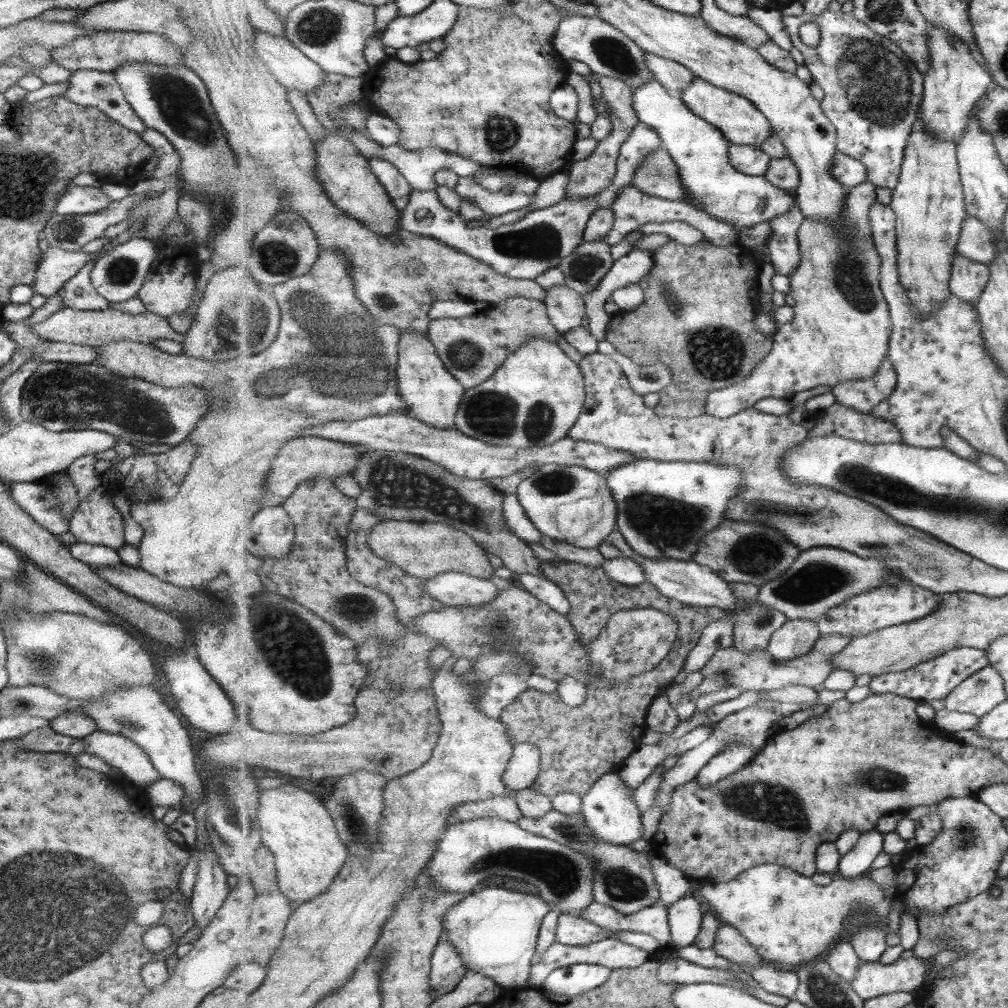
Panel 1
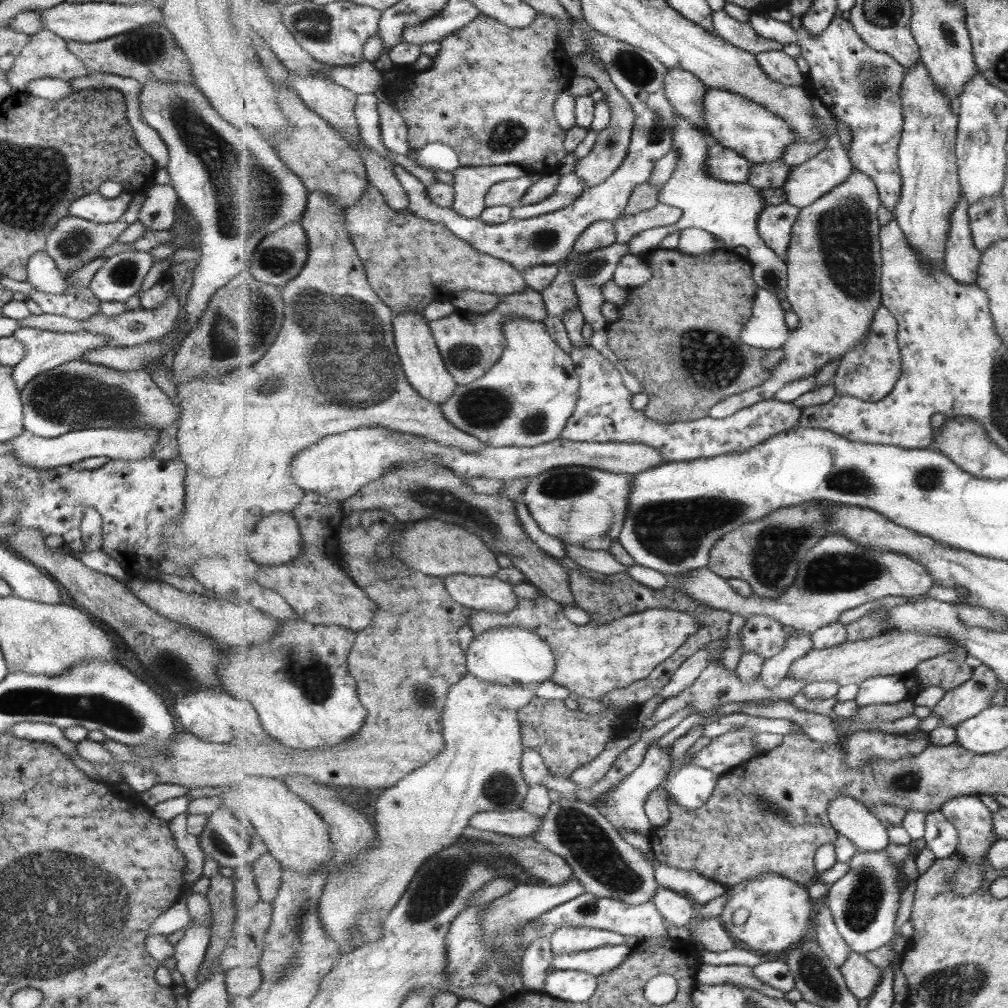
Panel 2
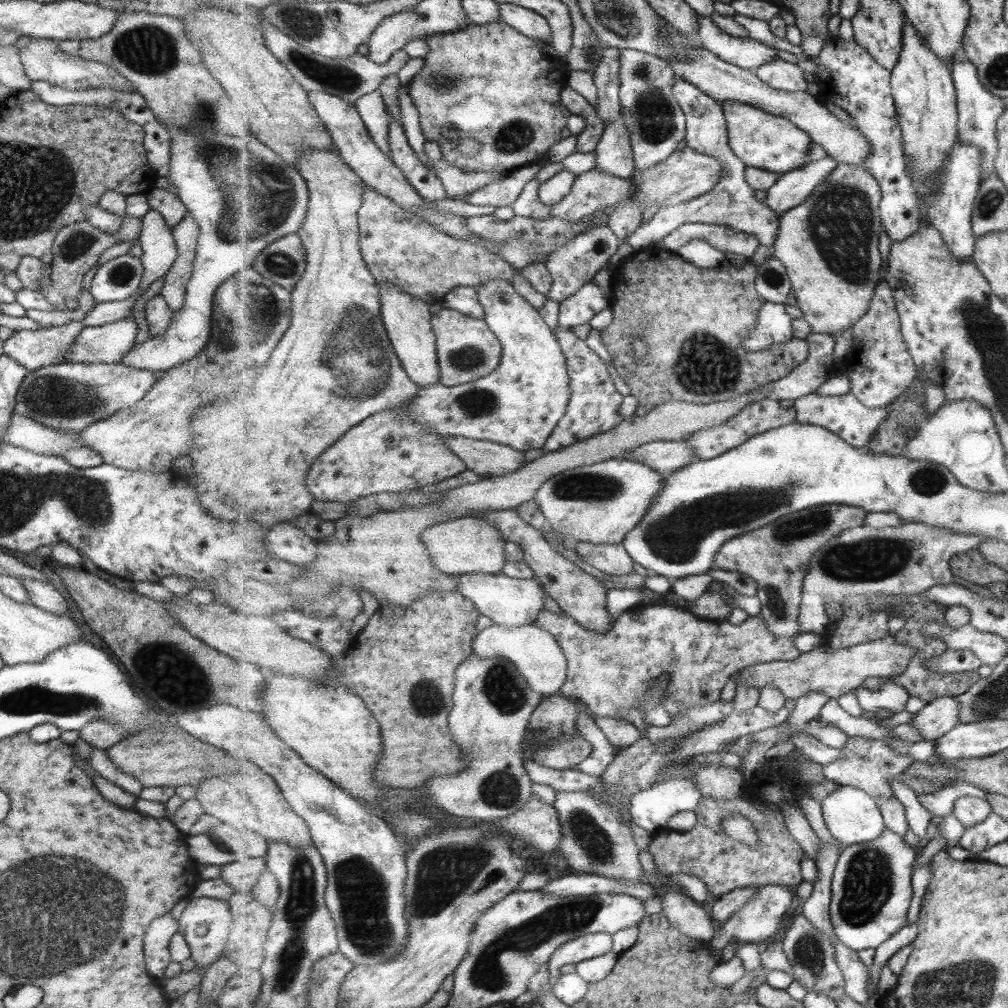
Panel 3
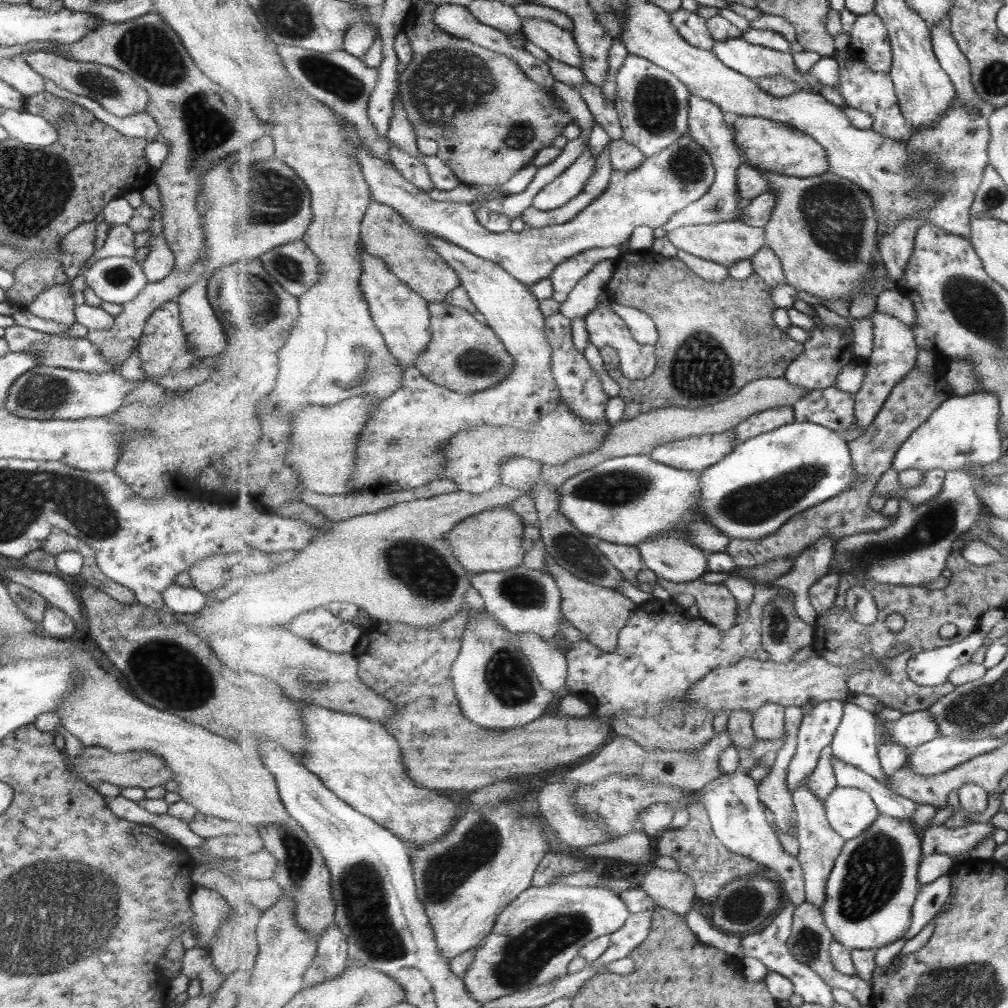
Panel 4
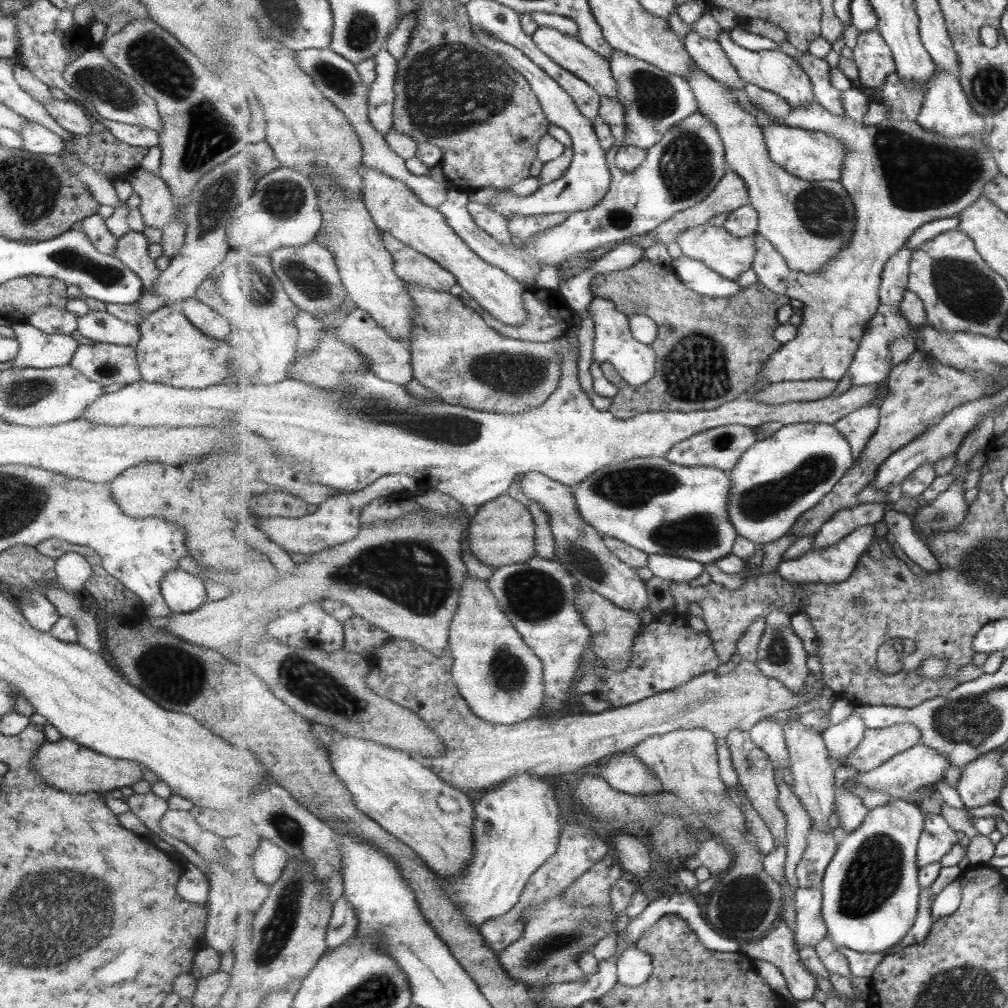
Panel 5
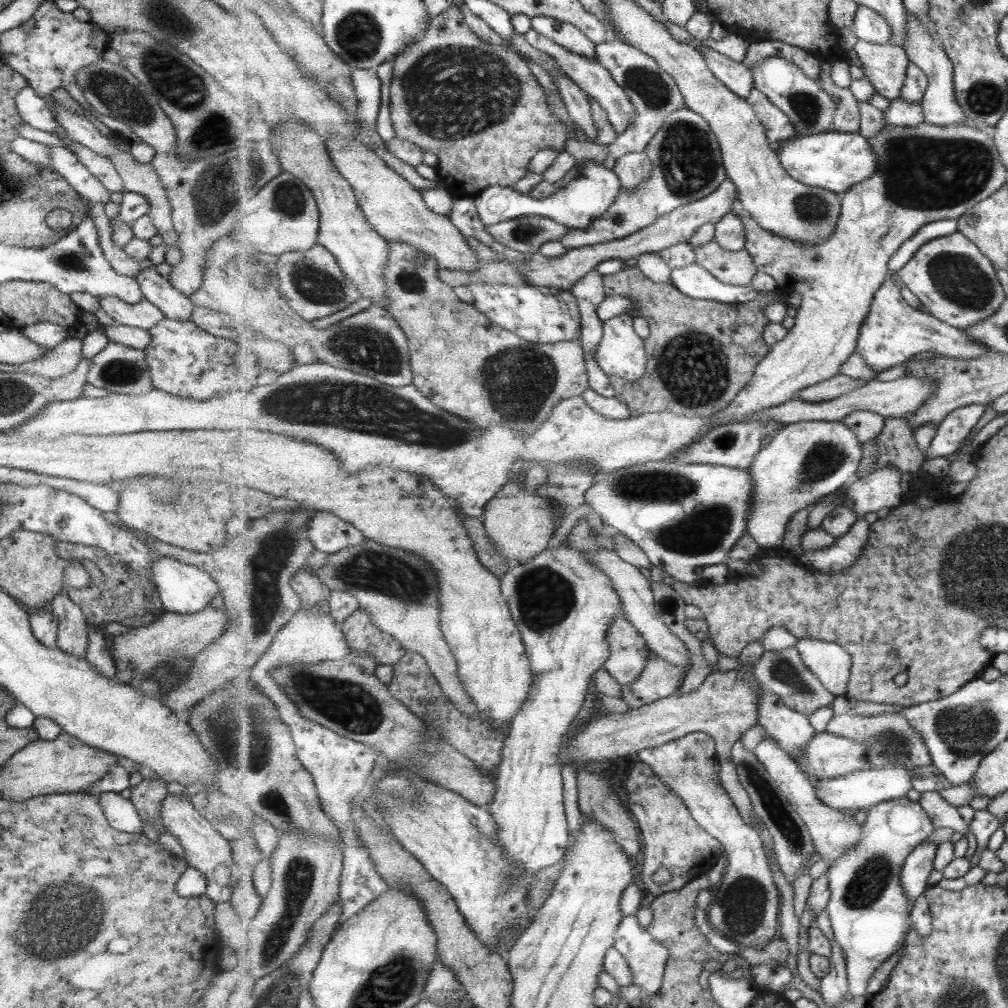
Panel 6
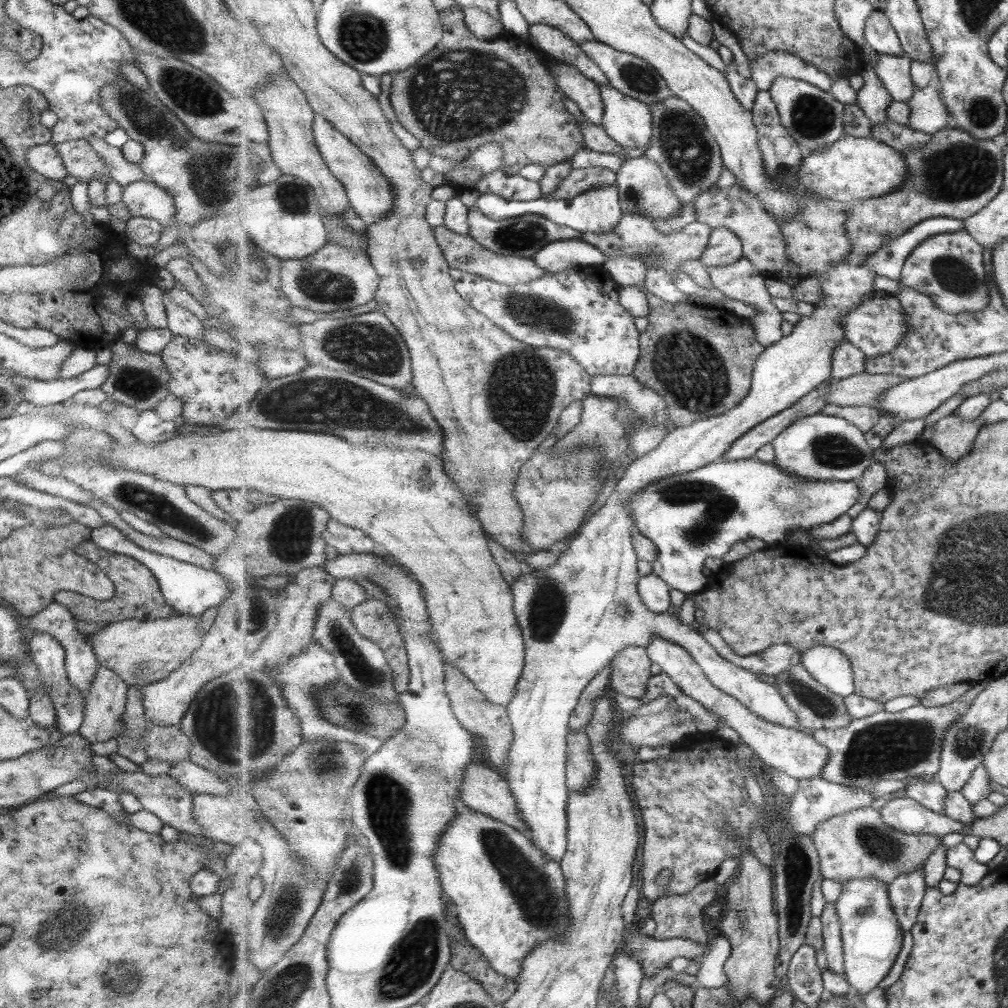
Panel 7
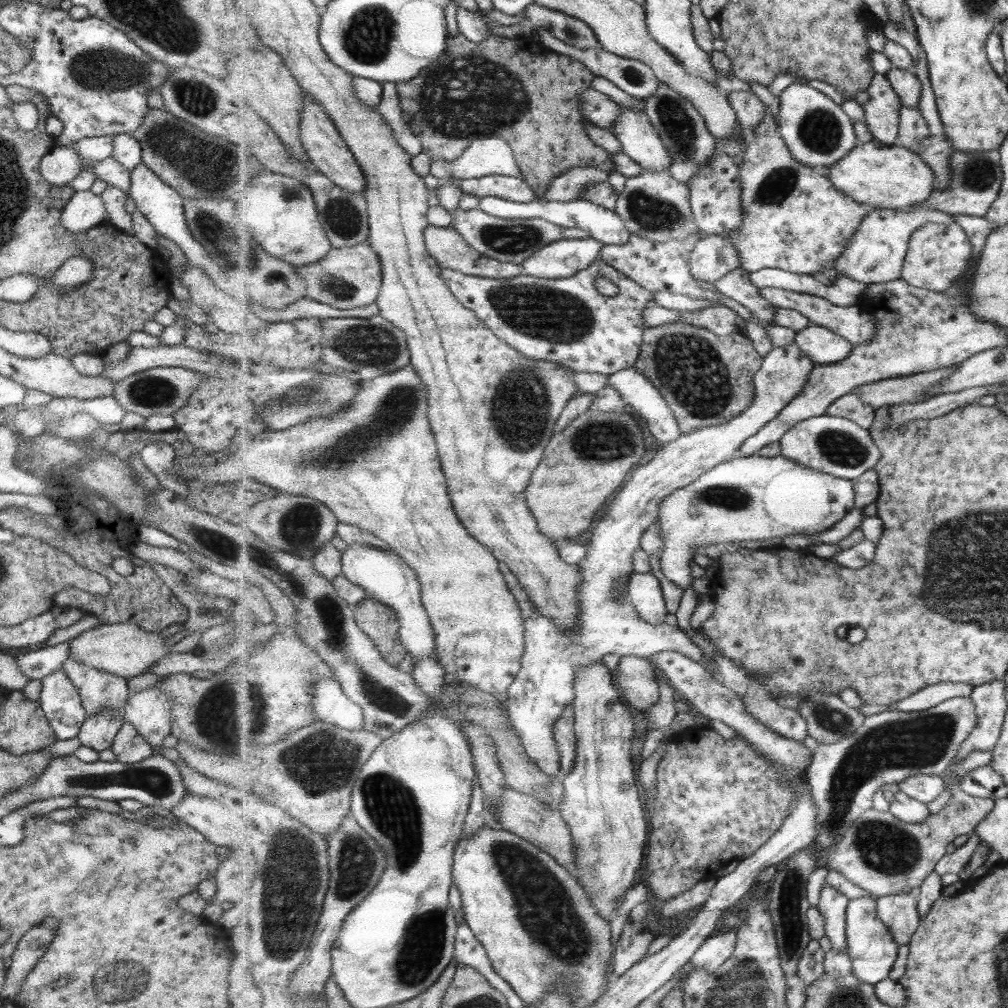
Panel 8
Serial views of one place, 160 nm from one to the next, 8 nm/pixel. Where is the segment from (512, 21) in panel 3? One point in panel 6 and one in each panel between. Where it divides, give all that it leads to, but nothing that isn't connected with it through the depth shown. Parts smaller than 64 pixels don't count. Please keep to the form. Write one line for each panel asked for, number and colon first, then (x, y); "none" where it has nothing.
4: (560, 44)
5: (567, 50)
6: (590, 74)

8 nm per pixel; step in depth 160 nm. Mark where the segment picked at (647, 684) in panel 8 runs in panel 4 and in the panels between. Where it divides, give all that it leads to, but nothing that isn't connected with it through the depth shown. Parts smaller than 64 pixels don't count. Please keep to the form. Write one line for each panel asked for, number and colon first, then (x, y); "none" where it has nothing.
4: (599, 612)
5: (614, 629)
6: (629, 655)
7: (631, 672)

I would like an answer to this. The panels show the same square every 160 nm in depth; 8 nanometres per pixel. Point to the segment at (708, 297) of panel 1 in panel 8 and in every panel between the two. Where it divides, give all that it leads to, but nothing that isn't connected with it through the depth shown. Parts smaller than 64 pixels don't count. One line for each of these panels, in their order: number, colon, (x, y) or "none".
2: (678, 334)
3: (681, 311)
4: (715, 339)
5: (710, 351)
6: (702, 353)
7: (700, 360)
8: (706, 379)

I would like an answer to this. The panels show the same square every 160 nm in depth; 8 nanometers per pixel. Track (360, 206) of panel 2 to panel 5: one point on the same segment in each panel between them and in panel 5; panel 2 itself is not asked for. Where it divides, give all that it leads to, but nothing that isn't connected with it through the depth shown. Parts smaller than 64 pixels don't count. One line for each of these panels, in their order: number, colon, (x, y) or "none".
3: (401, 248)
4: (386, 234)
5: (415, 268)

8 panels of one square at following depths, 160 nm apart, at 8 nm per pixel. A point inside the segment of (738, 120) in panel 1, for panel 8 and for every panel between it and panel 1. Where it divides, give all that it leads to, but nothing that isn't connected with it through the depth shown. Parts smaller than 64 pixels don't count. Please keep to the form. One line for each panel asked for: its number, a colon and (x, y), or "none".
2: (735, 121)
3: (762, 140)
4: (775, 146)
5: (814, 156)
6: (835, 161)
7: (853, 169)
8: (887, 176)

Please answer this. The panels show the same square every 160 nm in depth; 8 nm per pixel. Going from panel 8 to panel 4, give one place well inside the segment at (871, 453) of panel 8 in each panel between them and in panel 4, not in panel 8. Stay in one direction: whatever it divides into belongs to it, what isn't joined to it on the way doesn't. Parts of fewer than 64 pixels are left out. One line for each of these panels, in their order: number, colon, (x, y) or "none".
4: (755, 490)
5: (779, 478)
6: (806, 460)
7: (821, 447)

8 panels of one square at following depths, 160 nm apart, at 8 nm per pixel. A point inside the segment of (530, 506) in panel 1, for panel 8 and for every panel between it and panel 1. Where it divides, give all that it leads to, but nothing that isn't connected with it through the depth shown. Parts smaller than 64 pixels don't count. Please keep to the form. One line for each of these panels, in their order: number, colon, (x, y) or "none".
2: (584, 506)
3: (601, 503)
4: (630, 499)
5: (660, 507)
6: (685, 516)
7: (703, 513)
8: (746, 498)

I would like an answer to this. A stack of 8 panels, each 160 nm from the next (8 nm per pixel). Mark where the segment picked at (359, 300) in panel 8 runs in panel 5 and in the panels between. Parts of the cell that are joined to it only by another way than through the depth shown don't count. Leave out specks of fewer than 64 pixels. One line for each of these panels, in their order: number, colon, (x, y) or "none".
5: (310, 274)
6: (316, 286)
7: (335, 278)

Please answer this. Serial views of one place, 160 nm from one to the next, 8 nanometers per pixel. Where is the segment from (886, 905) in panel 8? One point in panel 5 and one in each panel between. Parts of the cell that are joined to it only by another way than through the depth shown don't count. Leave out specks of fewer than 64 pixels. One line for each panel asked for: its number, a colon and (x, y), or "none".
5: (938, 838)
6: (915, 877)
7: (907, 893)

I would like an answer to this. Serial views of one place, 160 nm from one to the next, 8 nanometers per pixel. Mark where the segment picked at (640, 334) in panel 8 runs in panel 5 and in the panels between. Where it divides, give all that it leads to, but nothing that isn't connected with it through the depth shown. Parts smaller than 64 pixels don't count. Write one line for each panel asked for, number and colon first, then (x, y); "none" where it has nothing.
5: (549, 316)
6: (540, 314)
7: (579, 311)

